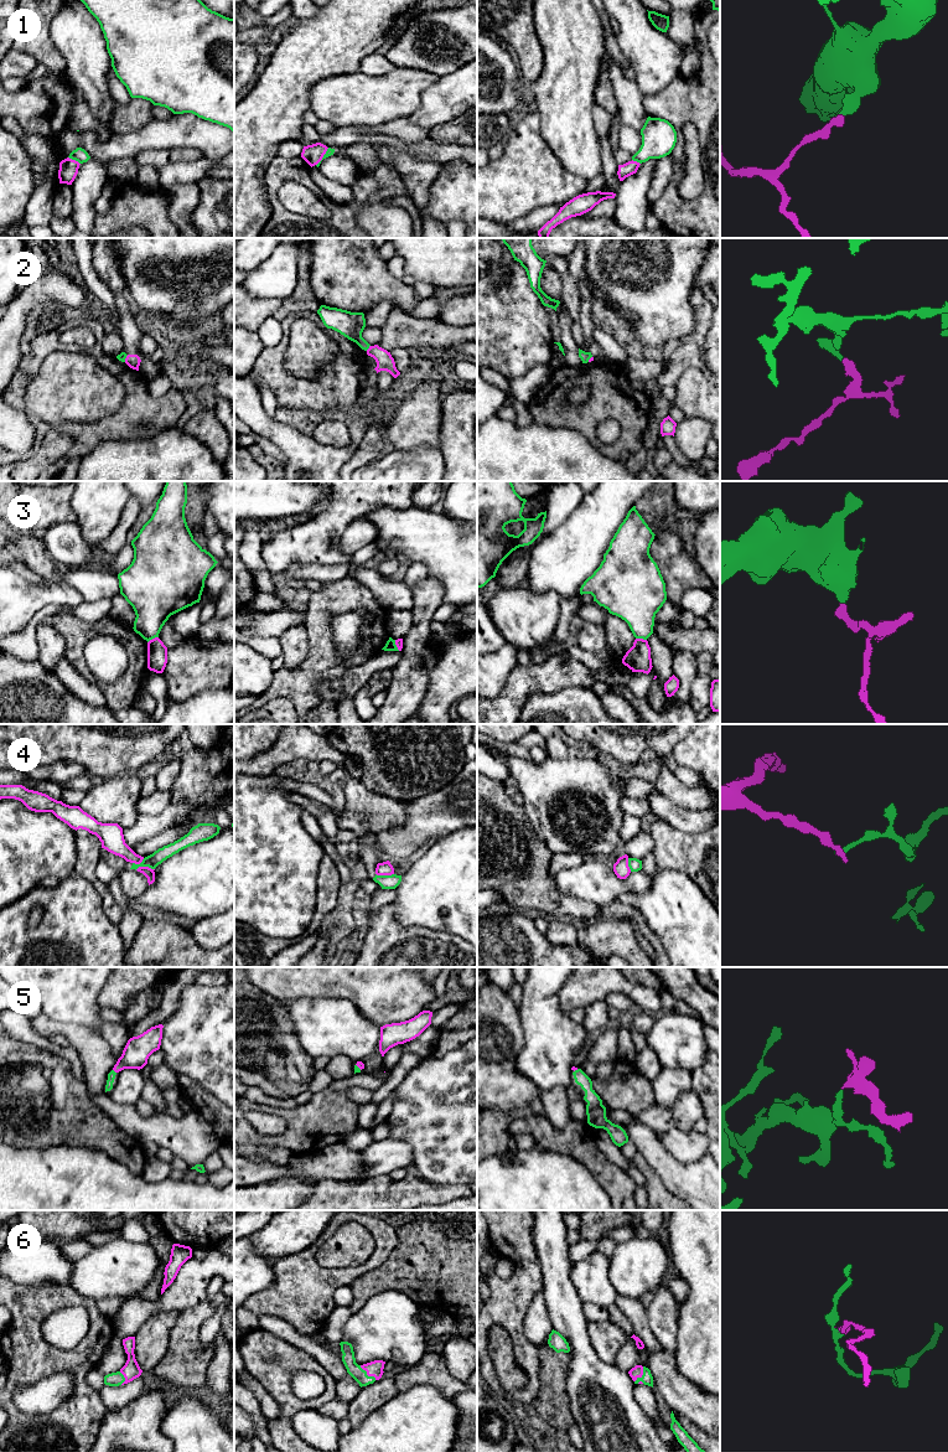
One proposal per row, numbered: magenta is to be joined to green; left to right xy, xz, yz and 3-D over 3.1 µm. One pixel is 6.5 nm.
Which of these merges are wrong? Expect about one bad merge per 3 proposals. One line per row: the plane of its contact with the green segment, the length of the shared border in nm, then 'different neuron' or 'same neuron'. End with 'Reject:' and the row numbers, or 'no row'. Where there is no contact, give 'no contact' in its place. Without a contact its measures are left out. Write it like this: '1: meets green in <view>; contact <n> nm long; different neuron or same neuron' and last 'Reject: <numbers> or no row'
1: meets green in xy; contact 90 nm long; different neuron
2: meets green in xz; contact 50 nm long; same neuron
3: meets green in xy; contact 80 nm long; different neuron
4: meets green in xy; contact 150 nm long; different neuron
5: meets green in xy; contact 40 nm long; same neuron
6: meets green in xz; contact 140 nm long; same neuron
Reject: 1, 3, 4

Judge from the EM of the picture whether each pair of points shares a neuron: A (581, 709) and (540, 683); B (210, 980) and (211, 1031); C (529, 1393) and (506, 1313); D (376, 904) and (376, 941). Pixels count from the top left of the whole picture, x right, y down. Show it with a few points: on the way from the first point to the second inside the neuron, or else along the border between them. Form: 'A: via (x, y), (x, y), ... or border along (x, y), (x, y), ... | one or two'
A: border along (584, 686), (533, 693), (527, 699) | two
B: border along (196, 983), (221, 986) | two
C: via (531, 1373), (531, 1364), (517, 1333) | one
D: border along (392, 902), (379, 908), (369, 918) | two

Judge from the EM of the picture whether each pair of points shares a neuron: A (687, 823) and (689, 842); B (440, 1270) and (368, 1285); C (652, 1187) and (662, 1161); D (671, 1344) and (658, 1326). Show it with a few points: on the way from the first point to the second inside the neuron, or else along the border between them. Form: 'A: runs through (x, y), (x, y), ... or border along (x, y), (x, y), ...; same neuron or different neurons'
A: border along (662, 820), (688, 832), (700, 832), (706, 828); different neurons
B: runs through (423, 1270), (403, 1270), (386, 1277); same neuron
C: border along (638, 1151), (663, 1184), (675, 1195); different neurons
D: runs through (668, 1339), (663, 1331); same neuron

